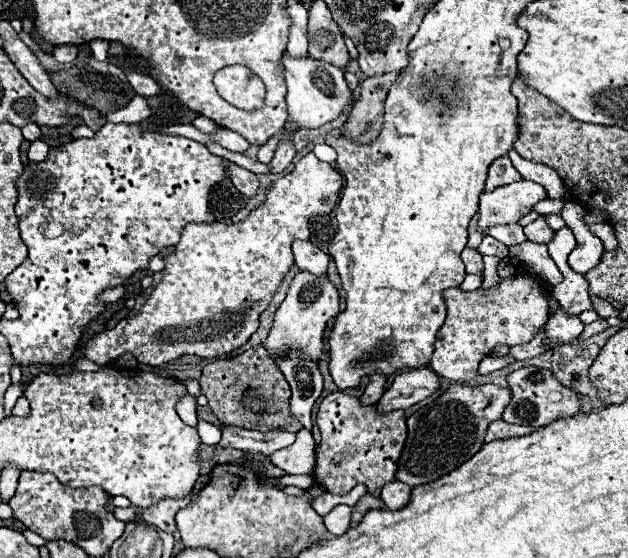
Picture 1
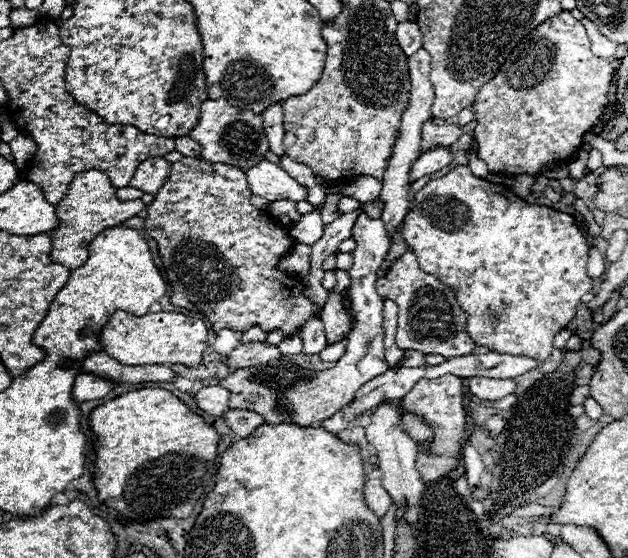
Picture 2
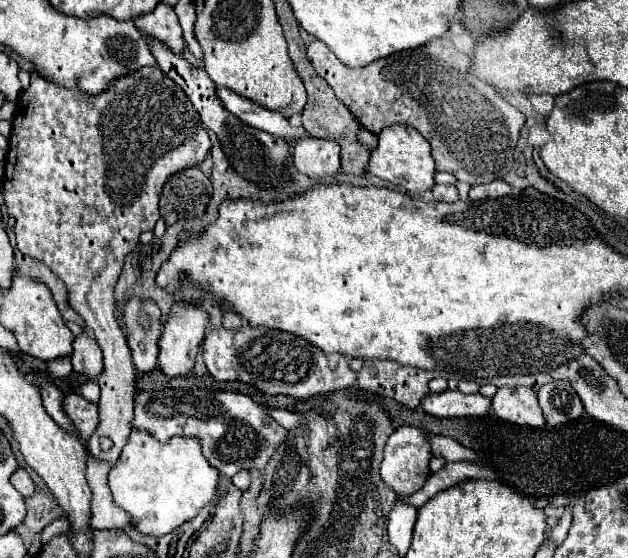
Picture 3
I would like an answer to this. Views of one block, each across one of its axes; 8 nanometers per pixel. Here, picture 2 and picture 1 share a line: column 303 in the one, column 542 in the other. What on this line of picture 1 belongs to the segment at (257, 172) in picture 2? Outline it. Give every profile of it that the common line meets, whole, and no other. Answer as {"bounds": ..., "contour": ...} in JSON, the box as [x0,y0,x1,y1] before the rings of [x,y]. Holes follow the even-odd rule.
{"bounds":[478,180,546,232],"contour":[[[518,180],[496,188],[494,192],[484,192],[480,196],[480,222],[478,228],[486,232],[496,224],[516,224],[520,216],[528,214],[540,200],[546,200],[544,186]]]}

